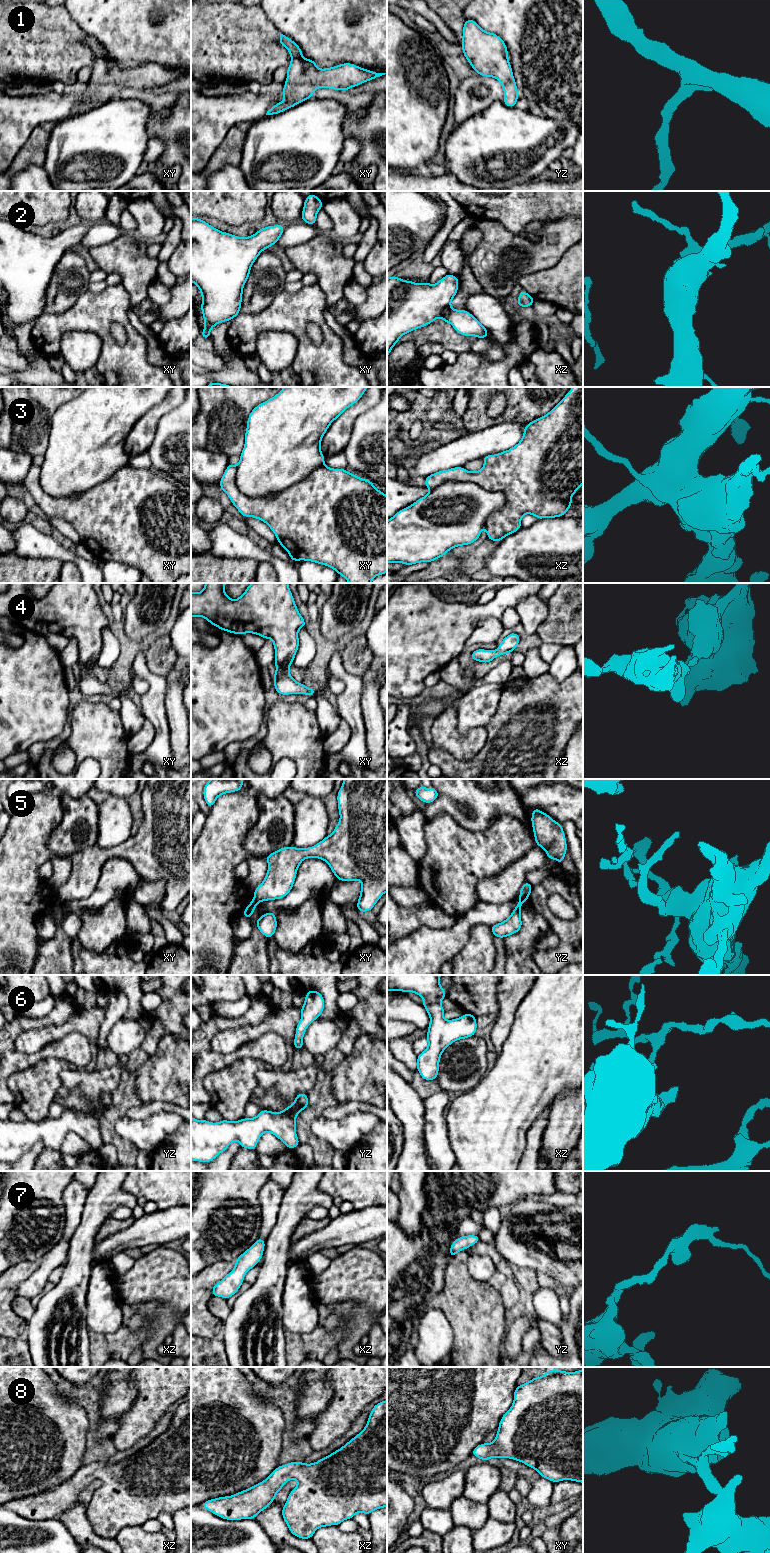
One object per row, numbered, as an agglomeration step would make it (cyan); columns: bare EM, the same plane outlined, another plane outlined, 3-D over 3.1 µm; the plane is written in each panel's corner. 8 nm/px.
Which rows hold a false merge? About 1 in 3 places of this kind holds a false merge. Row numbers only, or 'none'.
3, 5

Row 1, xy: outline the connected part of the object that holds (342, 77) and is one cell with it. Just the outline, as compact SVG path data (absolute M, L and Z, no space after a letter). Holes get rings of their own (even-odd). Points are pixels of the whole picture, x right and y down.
M281 33L279 43L289 51L291 56L287 78L281 91L285 99L271 107L266 115L276 115L296 106L311 98L318 88L346 91L387 74L376 73L351 63L320 69L316 66L316 61L305 59L300 47Z

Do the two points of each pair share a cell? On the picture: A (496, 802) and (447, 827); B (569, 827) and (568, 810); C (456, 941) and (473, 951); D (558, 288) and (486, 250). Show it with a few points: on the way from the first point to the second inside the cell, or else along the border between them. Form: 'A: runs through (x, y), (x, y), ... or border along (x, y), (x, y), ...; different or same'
A: border along (434, 816), (448, 813), (462, 827), (474, 831); different
B: border along (572, 821), (566, 820), (562, 824); different
C: border along (477, 925), (471, 929), (467, 943), (451, 959); different
D: border along (554, 267), (523, 274), (517, 283); different

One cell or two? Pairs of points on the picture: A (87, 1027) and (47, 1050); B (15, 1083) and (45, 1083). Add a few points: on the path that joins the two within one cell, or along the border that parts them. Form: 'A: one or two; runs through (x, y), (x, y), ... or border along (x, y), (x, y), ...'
A: two; border along (55, 1041), (79, 1032), (92, 1050)
B: one; runs through (22, 1083), (38, 1083)

